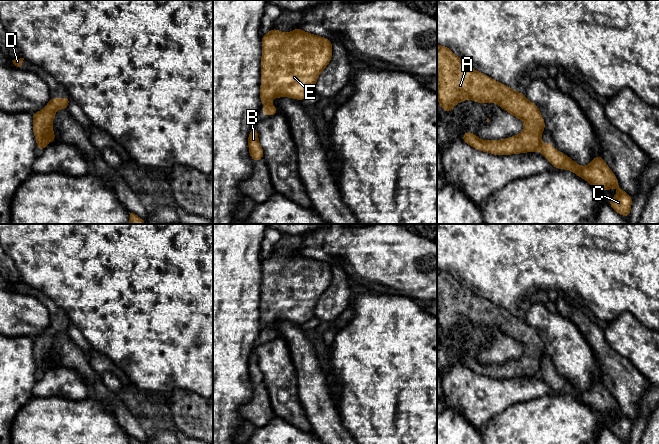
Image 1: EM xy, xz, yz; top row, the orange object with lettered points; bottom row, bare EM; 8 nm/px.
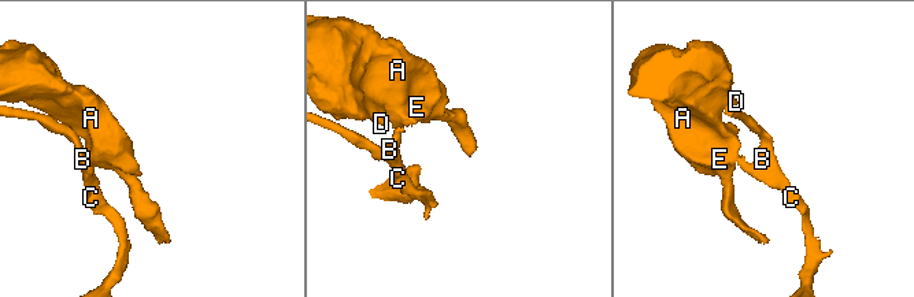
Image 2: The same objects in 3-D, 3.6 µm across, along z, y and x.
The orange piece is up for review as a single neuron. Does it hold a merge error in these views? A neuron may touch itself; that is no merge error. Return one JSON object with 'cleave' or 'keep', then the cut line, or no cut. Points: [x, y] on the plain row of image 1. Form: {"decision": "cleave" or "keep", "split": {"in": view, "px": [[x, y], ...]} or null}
{"decision": "cleave", "split": {"in": "xz", "px": [[263, 326], [268, 327]]}}

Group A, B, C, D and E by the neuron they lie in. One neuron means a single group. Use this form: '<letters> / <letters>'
A D E / B C

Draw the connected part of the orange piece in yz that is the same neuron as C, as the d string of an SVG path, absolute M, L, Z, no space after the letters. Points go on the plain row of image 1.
M548 365L545 369L540 369L539 374L555 392L573 395L598 414L608 415L616 411L618 416L610 424L609 428L620 439L624 439L626 442L629 441L632 421L619 411L615 398L601 380L595 381L588 390L582 391L567 379L553 373L551 365Z

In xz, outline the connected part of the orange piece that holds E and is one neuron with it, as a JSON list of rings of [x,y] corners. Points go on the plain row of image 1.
[[[299,251],[292,256],[280,256],[275,252],[261,261],[261,312],[262,327],[277,321],[302,324],[315,318],[315,308],[320,297],[332,282],[332,268],[327,262],[302,255]]]

